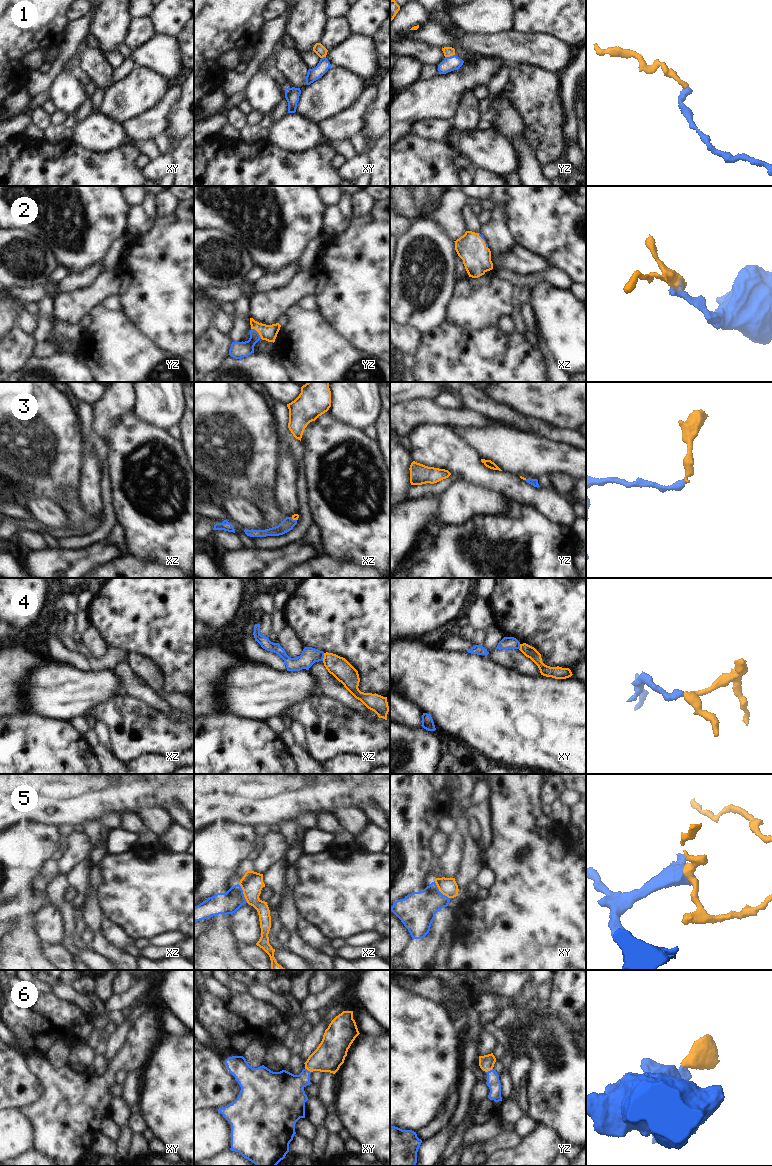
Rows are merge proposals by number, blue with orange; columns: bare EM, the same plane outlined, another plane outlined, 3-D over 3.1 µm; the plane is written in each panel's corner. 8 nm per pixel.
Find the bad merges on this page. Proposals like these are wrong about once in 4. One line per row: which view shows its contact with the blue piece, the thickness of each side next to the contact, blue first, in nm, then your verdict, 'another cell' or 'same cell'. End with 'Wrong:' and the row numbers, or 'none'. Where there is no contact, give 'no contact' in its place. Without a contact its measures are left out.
1: yz | 120/80 nm | same cell
2: yz | 140/130 nm | same cell
3: xz | 100/50 nm | same cell
4: xz | 140/170 nm | another cell
5: xy | 300/140 nm | another cell
6: yz | 110/120 nm | same cell
Wrong: 4, 5

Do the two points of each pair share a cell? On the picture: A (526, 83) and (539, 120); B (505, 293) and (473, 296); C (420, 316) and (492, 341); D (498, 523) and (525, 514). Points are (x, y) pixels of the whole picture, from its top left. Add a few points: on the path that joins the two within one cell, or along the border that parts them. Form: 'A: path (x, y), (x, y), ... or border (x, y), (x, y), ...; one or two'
A: path (533, 92), (539, 101), (539, 111); one
B: path (497, 295), (481, 296); one
C: border (442, 321), (437, 327), (421, 333); two
D: path (505, 523), (516, 523), (518, 521); one

